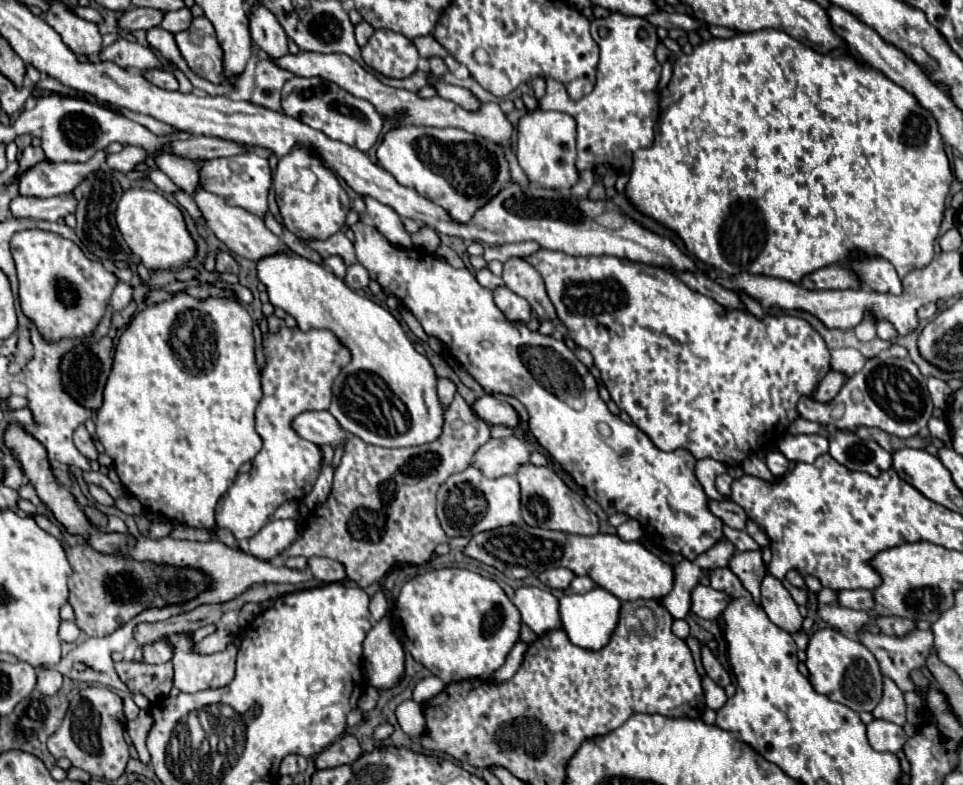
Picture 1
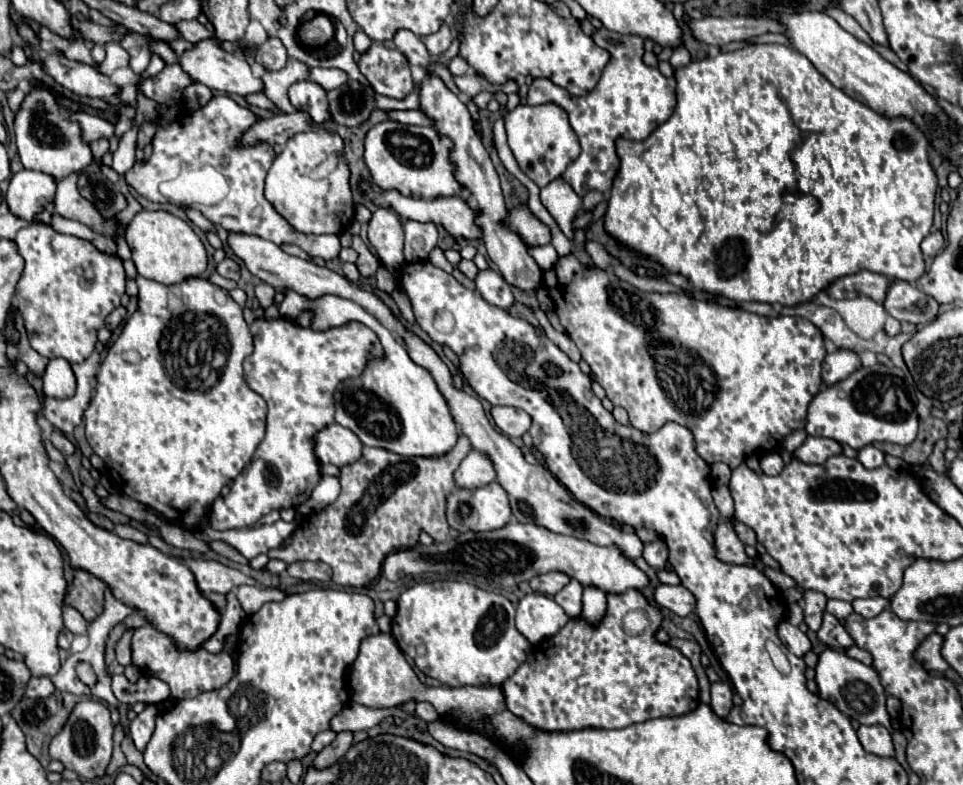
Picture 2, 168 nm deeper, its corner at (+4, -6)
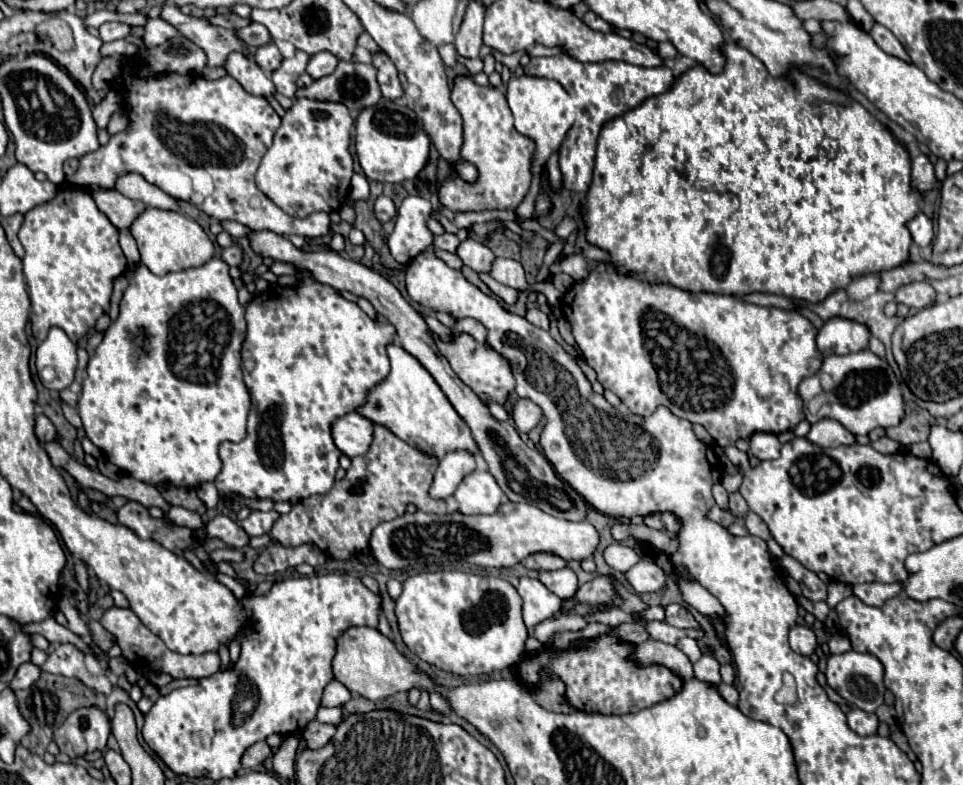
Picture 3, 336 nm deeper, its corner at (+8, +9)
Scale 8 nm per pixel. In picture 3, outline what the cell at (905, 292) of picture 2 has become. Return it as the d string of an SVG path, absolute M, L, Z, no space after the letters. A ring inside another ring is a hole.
M923 282L923 284L907 284L903 288L899 288L895 292L897 302L909 306L909 308L927 308L935 302L935 290L931 288L931 284Z

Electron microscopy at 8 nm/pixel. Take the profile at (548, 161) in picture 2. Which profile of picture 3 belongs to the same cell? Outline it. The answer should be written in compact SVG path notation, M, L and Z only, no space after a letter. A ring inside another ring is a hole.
M513 76L507 82L507 102L509 108L513 112L515 118L515 128L529 136L531 140L535 140L537 148L535 148L535 158L533 158L533 180L531 188L522 203L516 208L516 222L521 224L522 221L533 217L535 200L539 192L540 178L543 174L543 167L547 158L559 150L563 136L567 134L567 130L571 128L573 120L575 120L575 112L573 106L569 104L569 96L567 92L563 92L563 86L555 80L547 80L547 78L535 78L535 76Z

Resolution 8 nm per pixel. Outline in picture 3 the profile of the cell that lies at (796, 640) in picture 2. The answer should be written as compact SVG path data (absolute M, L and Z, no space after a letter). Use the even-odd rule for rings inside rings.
M793 626L791 634L789 634L789 644L795 652L803 654L803 656L811 656L817 648L817 640L811 628L807 626Z

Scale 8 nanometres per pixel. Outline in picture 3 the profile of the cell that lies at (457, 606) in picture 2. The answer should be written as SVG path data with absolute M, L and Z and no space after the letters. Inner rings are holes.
M423 572L411 576L403 582L403 594L397 598L397 620L401 638L407 648L419 656L423 662L437 666L445 672L459 676L467 674L489 674L493 670L503 670L513 666L525 652L527 628L521 618L521 596L503 578L495 576L475 576L465 572Z

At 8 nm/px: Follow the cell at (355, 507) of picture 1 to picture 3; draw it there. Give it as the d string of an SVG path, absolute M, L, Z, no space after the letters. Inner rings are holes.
M377 424L373 444L367 454L351 460L347 476L331 488L325 496L311 496L291 506L291 512L281 514L273 524L269 536L283 546L315 544L335 560L349 560L353 554L369 546L371 530L387 520L405 514L407 504L415 504L423 512L443 514L445 502L429 498L429 486L435 474L437 460L411 448L399 440L391 430Z

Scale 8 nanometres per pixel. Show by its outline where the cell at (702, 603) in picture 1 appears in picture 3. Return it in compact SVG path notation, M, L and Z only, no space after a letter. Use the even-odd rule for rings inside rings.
M639 560L631 570L625 572L627 582L635 592L659 592L665 586L665 572L653 560Z

